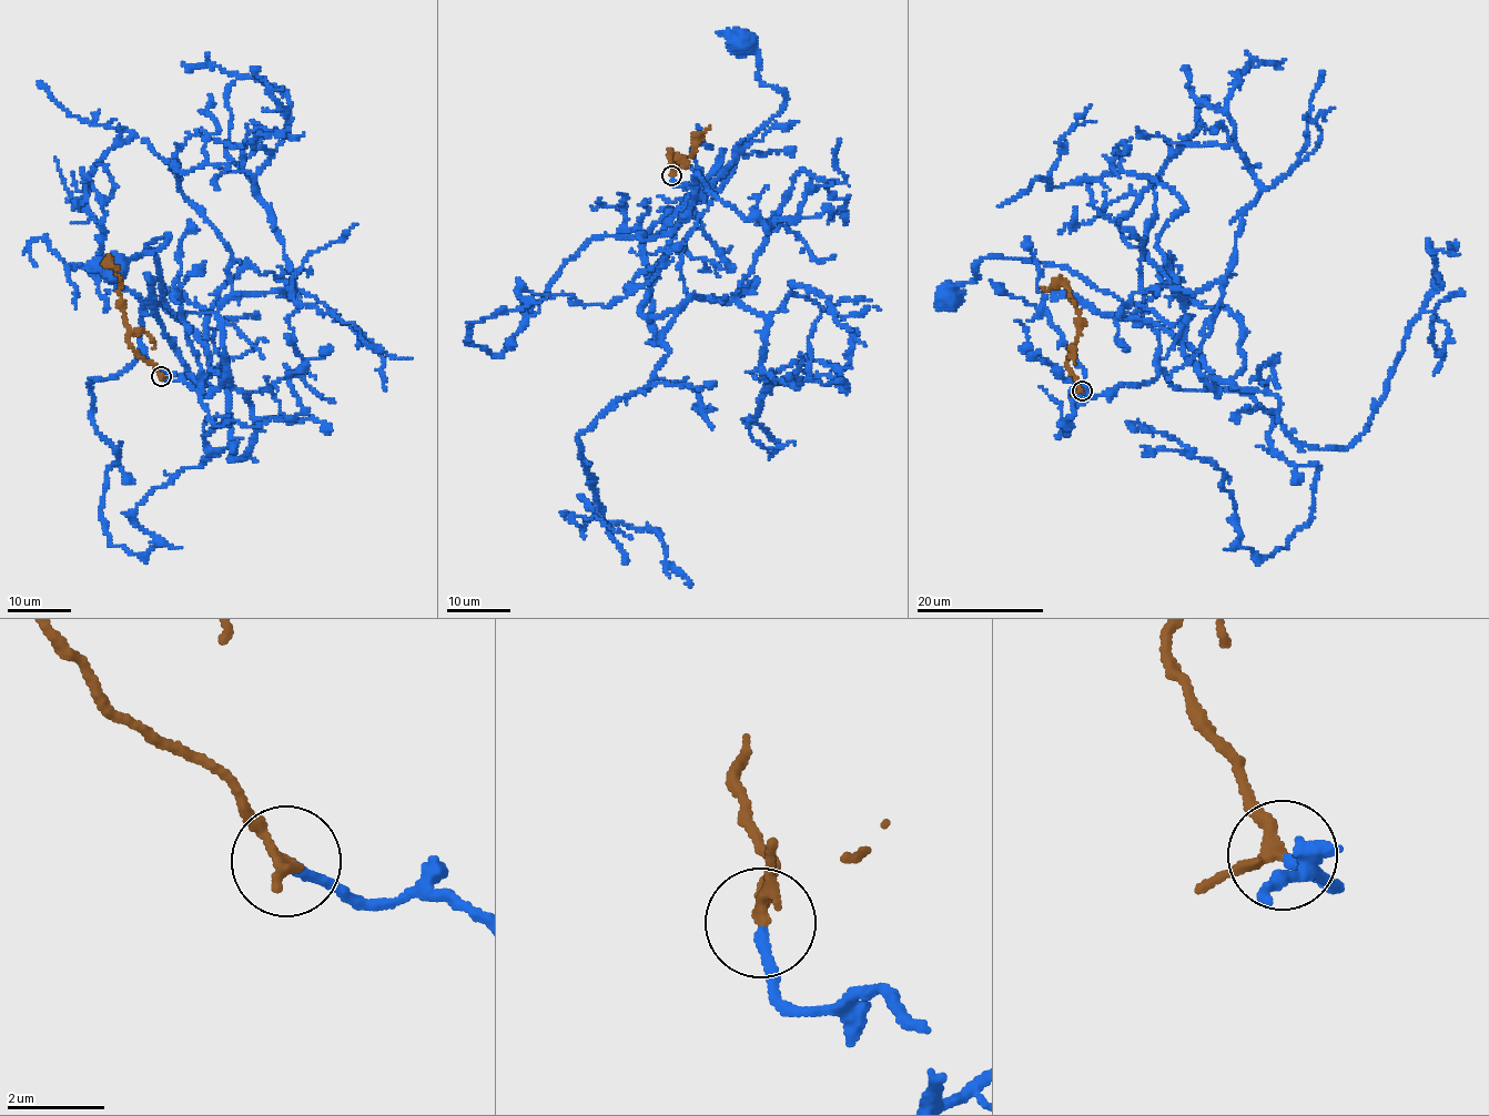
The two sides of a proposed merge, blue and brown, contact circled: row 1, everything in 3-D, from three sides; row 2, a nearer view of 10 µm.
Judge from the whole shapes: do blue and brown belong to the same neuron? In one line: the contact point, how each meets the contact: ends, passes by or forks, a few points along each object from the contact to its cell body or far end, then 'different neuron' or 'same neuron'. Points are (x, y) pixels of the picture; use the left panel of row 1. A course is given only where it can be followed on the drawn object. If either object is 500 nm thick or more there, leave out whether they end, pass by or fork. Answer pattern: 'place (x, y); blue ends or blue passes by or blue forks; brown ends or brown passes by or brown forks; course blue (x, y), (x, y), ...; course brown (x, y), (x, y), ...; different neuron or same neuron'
place (161, 376); blue ends; brown passes by; course blue (162, 376), (203, 391), (145, 358), (144, 305), (205, 394), (222, 321), (163, 301), (169, 236), (113, 269); course brown (162, 376), (130, 345), (121, 278), (110, 263), (115, 269), (118, 265); same neuron

